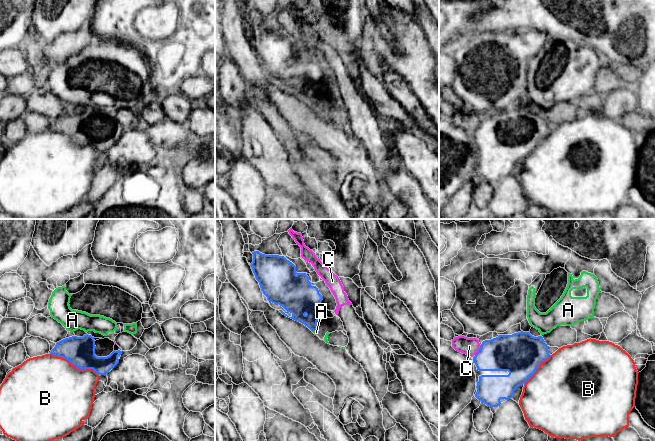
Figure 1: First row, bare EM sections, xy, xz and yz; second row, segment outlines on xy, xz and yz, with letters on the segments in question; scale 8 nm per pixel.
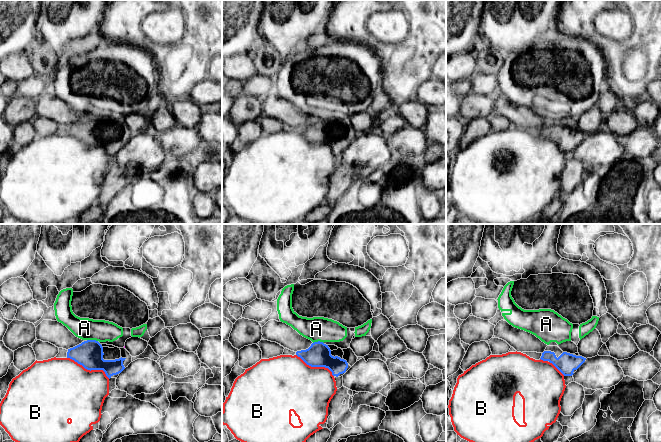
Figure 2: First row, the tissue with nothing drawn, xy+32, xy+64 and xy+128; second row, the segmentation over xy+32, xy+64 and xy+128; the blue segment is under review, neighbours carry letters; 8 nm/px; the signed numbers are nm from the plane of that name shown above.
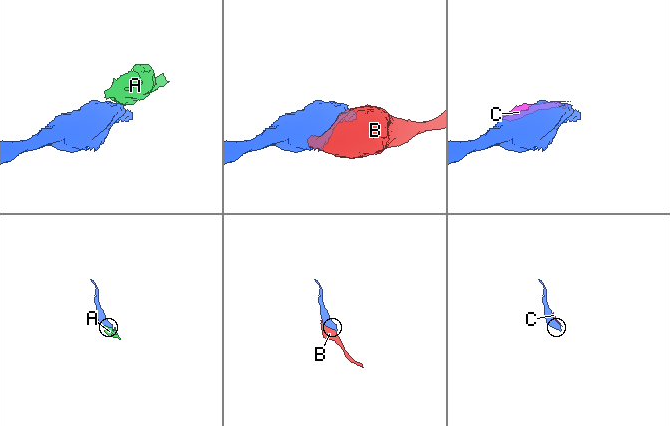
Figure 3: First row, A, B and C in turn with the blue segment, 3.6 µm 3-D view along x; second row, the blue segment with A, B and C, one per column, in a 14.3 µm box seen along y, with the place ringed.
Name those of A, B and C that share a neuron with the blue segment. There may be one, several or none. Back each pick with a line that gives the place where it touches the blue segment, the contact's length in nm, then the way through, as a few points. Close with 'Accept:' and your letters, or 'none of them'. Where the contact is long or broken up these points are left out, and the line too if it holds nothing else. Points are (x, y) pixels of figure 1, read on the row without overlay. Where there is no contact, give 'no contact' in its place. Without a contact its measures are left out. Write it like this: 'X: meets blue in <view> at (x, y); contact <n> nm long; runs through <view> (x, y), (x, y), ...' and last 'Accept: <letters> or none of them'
Accept: none of them

